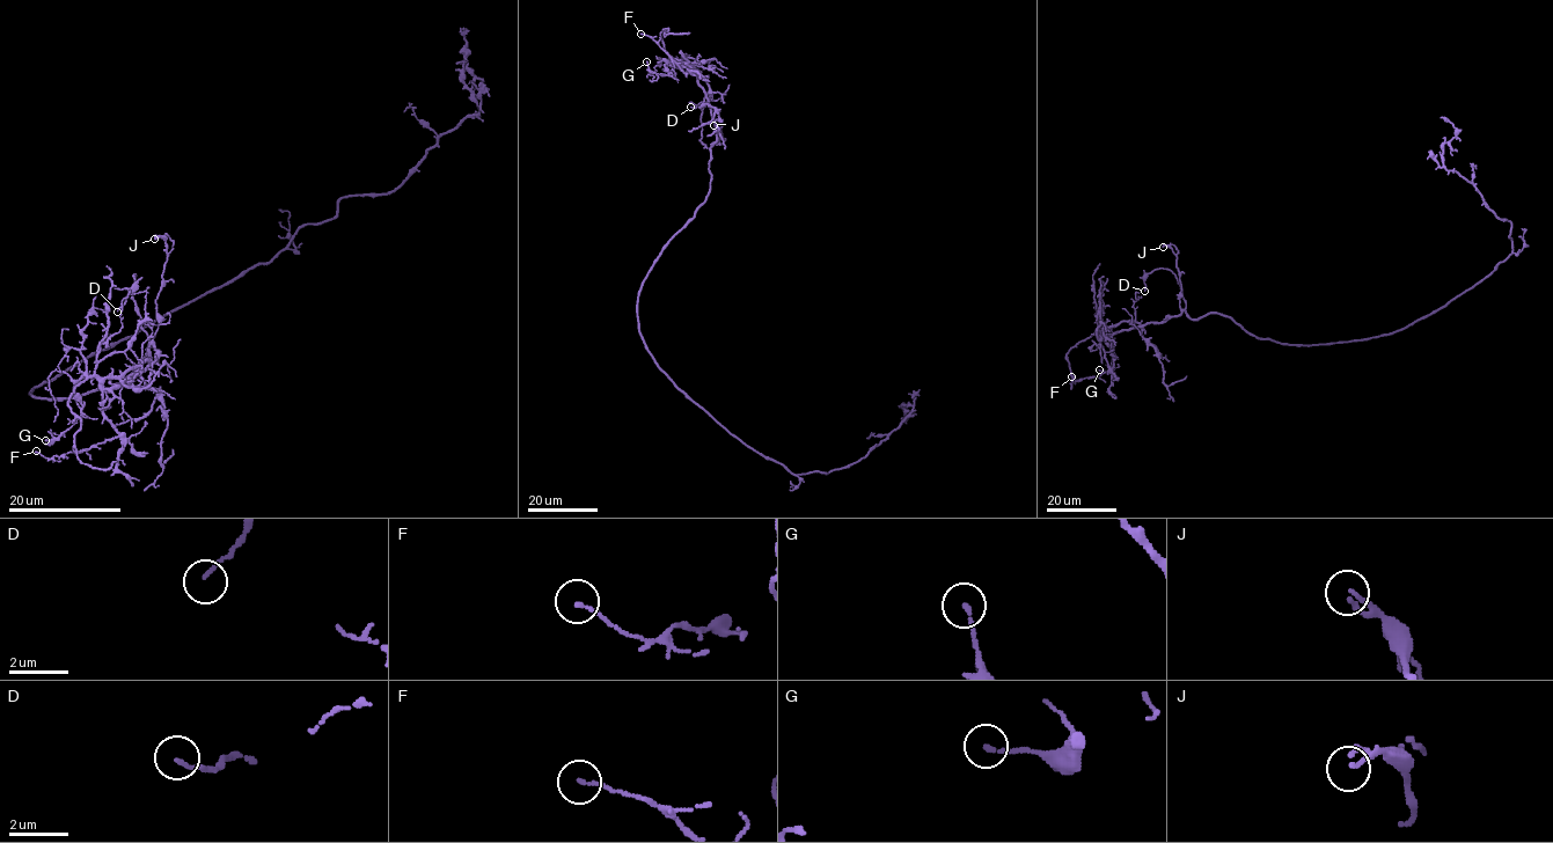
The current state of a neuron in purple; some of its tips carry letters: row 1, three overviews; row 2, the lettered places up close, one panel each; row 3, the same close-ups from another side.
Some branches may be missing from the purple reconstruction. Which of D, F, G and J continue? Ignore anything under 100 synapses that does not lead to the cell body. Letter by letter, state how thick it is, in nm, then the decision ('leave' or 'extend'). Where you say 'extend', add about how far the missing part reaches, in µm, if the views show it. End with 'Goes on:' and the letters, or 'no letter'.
D: 100 nm | leave
F: 100 nm | leave
G: 140 nm | leave
J: 100 nm | leave
Goes on: no letter

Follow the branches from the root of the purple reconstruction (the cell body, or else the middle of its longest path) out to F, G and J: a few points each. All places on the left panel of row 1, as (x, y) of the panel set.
F: (34, 389), (44, 398), (116, 389), (149, 344), (159, 351), (103, 393), (116, 437), (59, 456), (36, 451)
G: (34, 389), (44, 398), (116, 389), (149, 344), (159, 351), (109, 389), (83, 374), (82, 412), (45, 440)
J: (34, 389), (31, 395), (44, 398), (116, 389), (149, 346), (149, 357), (167, 261), (167, 243), (154, 239)

